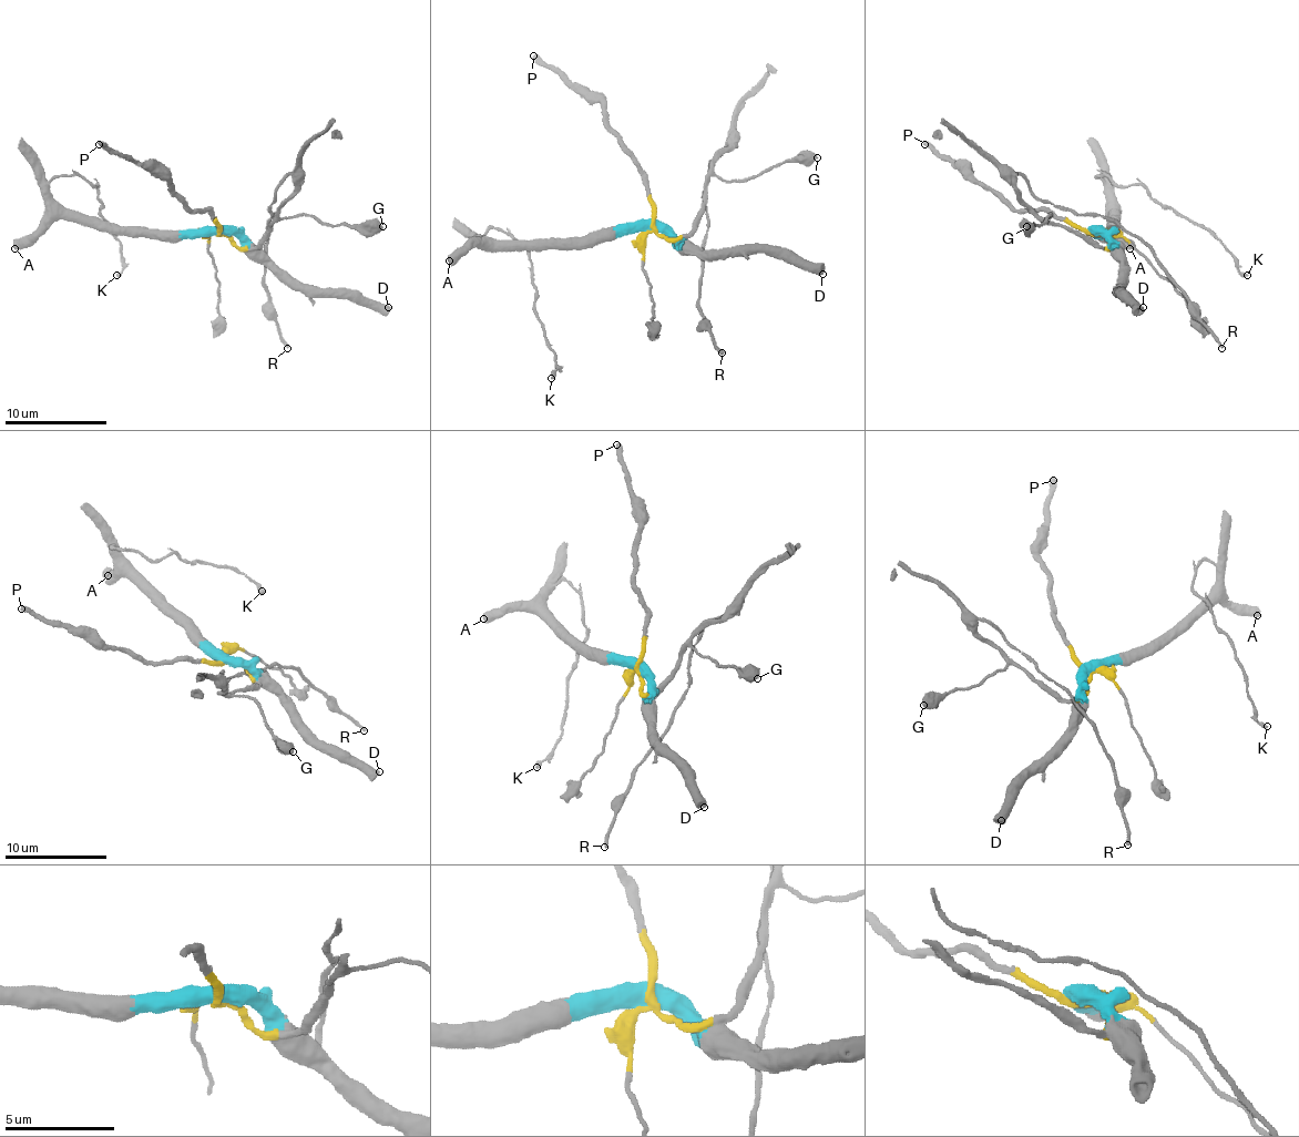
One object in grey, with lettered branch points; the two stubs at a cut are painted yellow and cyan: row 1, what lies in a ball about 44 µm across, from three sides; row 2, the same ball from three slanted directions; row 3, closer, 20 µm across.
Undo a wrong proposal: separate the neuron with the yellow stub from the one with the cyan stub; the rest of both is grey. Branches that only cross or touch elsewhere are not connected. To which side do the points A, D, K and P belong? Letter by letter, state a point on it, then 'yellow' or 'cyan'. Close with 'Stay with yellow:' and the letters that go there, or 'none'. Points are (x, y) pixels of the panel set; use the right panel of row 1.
A: at (1129, 248); cyan
D: at (1143, 307); cyan
K: at (1247, 275); cyan
P: at (924, 144); yellow
Stay with yellow: P

